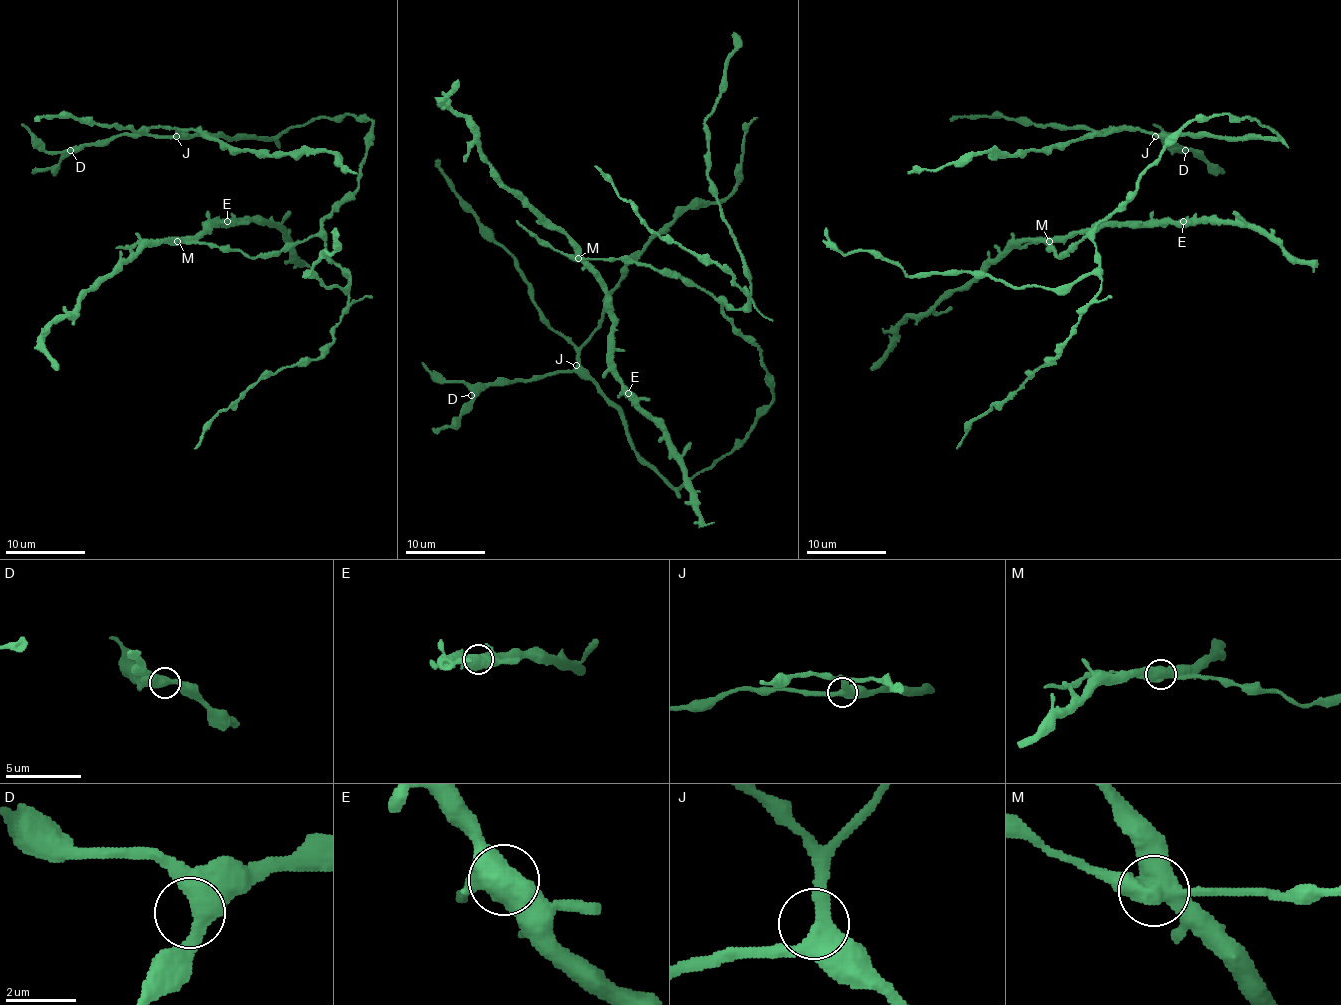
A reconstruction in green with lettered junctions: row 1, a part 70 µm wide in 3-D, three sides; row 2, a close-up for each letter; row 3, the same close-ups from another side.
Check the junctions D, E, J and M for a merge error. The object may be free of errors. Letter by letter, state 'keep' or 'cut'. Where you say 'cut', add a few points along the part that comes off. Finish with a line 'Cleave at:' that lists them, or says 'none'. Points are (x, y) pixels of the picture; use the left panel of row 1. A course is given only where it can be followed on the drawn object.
D: keep
E: keep
J: keep
M: keep
Cleave at: none

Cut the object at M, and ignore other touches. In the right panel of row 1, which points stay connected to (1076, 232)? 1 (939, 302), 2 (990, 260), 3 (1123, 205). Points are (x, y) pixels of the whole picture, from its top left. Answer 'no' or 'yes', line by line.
1: yes
2: yes
3: no

